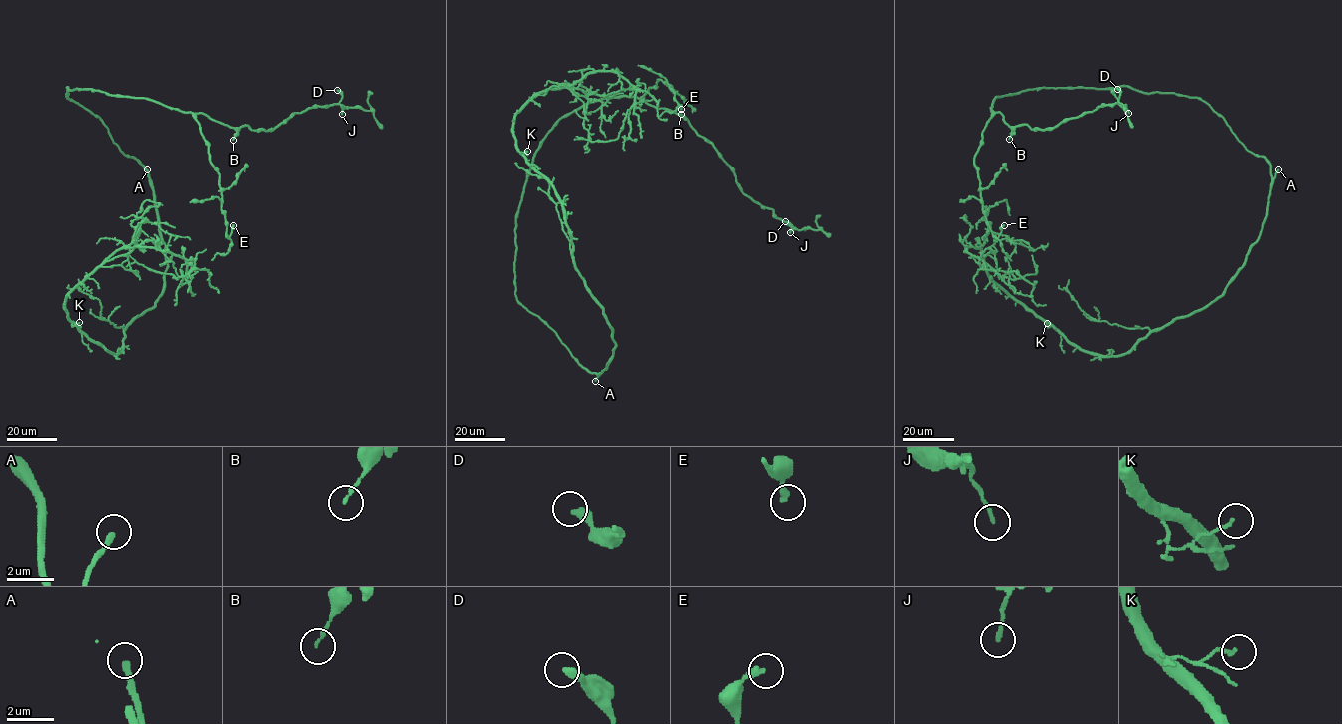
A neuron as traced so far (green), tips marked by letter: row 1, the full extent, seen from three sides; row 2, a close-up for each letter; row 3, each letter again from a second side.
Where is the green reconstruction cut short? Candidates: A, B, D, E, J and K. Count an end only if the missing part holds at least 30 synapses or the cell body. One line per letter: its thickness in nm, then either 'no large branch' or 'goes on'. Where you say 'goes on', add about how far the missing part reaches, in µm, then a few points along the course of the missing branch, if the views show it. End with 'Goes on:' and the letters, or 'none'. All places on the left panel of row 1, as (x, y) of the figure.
A: 240 nm | goes on | 70 µm | (147, 169), (149, 148), (144, 142), (70, 79)
B: 160 nm | no large branch
D: 340 nm | no large branch
E: 260 nm | no large branch
J: 150 nm | no large branch
K: 140 nm | no large branch
Goes on: A

